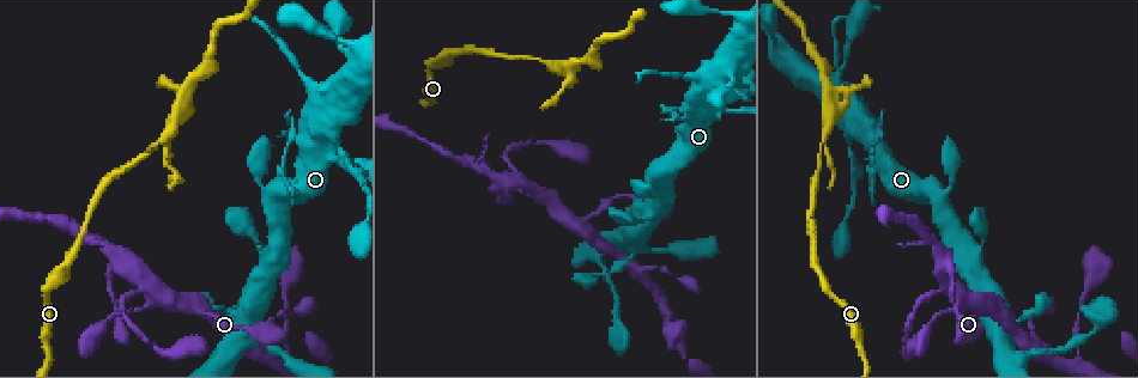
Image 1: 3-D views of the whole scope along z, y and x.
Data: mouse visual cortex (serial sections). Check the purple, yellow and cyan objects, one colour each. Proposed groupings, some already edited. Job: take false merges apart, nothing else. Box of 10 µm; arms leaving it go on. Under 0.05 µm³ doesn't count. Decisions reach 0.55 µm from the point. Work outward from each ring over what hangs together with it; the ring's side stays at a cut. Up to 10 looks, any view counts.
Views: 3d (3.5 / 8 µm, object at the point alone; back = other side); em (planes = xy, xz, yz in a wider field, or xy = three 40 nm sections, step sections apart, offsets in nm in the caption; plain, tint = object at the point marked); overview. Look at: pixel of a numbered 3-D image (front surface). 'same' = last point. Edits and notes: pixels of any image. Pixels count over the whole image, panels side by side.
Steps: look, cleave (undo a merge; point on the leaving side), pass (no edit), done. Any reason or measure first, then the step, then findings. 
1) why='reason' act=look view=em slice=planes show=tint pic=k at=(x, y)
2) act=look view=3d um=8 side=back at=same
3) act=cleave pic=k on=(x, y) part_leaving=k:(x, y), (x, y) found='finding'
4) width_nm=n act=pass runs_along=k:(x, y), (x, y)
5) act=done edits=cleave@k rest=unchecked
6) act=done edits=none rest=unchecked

why='sharp bend' act=look view=3d um=3.5 pic=1 at=(677, 116)

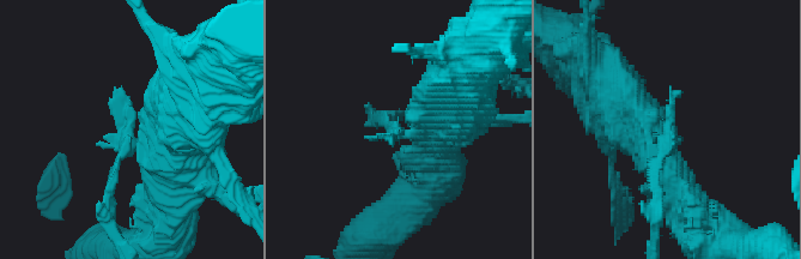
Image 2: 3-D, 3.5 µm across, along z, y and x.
why='now the EM' act=look view=em slice=xy step=3 show=tint pic=2 at=(394, 130)

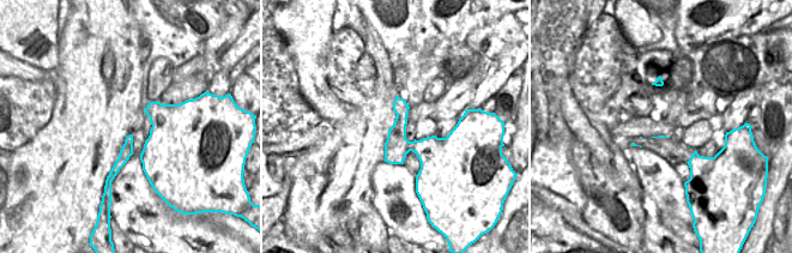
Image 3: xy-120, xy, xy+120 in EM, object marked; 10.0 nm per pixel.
act=pass found='one cell here'

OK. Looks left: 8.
why='thick turns thin' act=look view=3d um=3.5 pic=1 at=(146, 284)

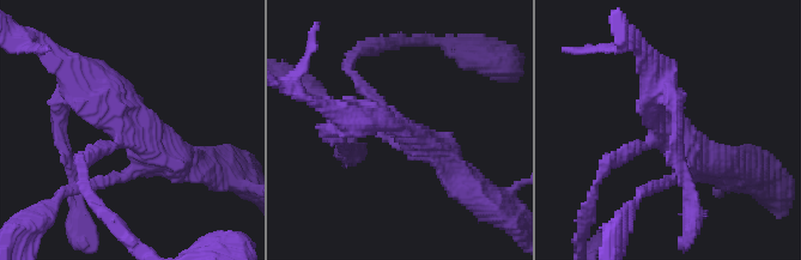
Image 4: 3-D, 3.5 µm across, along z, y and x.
arms=3 arm_widths_nm=200,400,400 why='need the tissue' act=look view=em slice=xy step=3 show=tint pic=4 at=(129, 126)

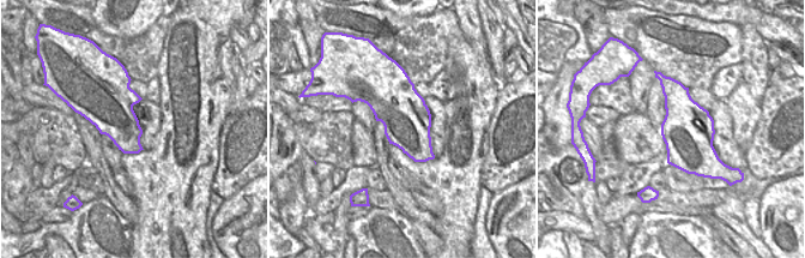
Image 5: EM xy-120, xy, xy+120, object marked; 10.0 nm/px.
why='cut it another way' act=look view=em slice=xy step=5 show=tint at=same

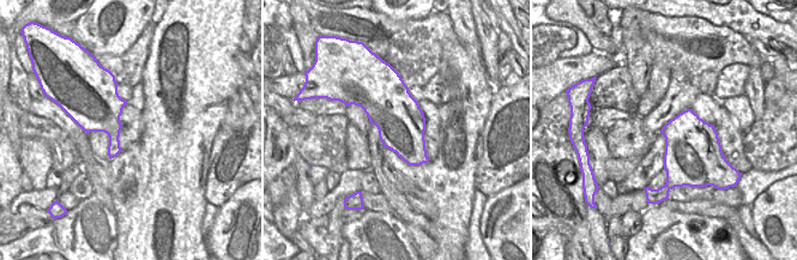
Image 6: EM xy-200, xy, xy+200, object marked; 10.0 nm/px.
act=pass runs_along=4:(184, 162), (163, 158), (71, 70) found='one cell here'

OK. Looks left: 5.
why='calibre changes' act=look view=3d um=3.5 side=back pic=1 at=(827, 133)

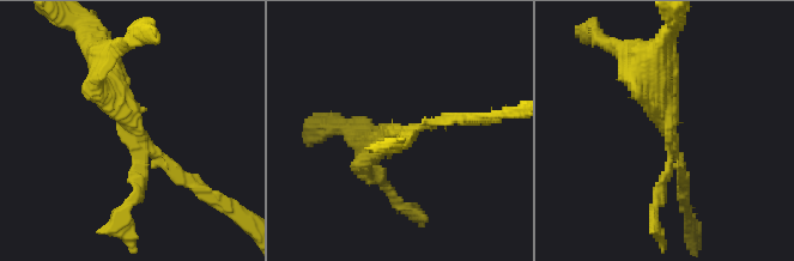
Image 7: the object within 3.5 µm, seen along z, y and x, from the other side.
act=look view=em slice=planes show=tint pic=7 at=(666, 133)

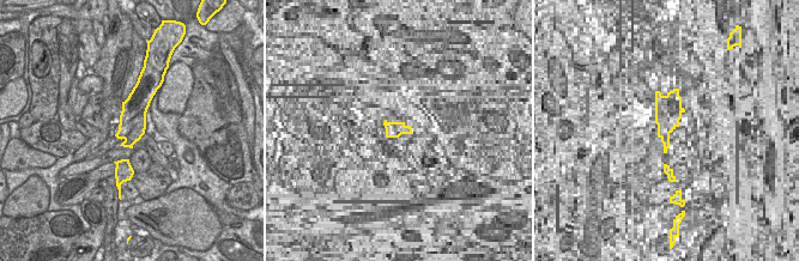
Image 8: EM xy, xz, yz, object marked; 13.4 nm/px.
act=pass runs_along=7:(200, 190), (140, 139), (101, 68) found='continuous, no second cell'

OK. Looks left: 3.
why='three-way junction' act=look view=3d um=3.5 pic=1 at=(286, 348)

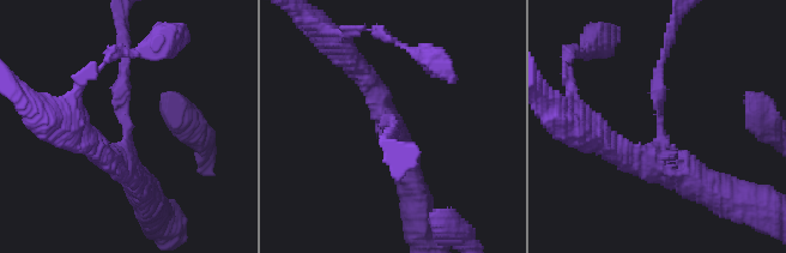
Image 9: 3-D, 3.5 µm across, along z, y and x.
arms=3 arm_widths_nm=100,300,300 why='shape alone is not enough' act=look view=em slice=xy step=2 show=tint pic=9 at=(663, 119)

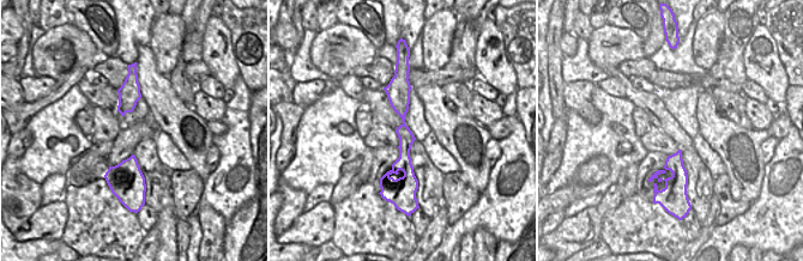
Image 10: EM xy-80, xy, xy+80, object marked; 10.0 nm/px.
act=pass runs_along=10:(405, 78), (404, 162), (396, 181) found='one cell here'

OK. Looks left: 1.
act=done edits=none rest=unchecked

